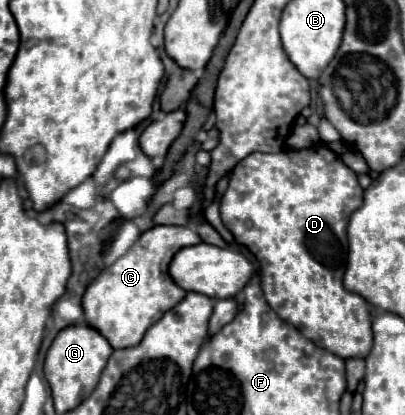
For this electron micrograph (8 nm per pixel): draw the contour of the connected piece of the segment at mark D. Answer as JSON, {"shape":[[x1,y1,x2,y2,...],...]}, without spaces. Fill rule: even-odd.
{"shape":[[323,143,319,147,301,149,301,151,289,149,289,151,279,151,279,153,251,153,241,163,237,163,237,167,233,169,233,175,229,179,229,187,227,187,227,191,225,191,223,199,221,199,221,221,233,233,235,241,239,245,245,245,257,257,257,261,261,265,261,289,263,289,265,299,271,305,271,309,275,309,275,313,279,313,281,319,295,325,307,339,315,341,315,345,335,353,341,359,351,359,351,357,365,359,367,353,371,351,371,345,373,345,371,315,369,315,369,309,367,309,367,301,361,295,349,293,343,287,343,273,345,273,345,263,347,263,347,221,349,221,351,213,355,209,359,209,361,203,363,203,363,189,361,189,361,185,357,181,357,175,341,161,339,155,335,155]]}

